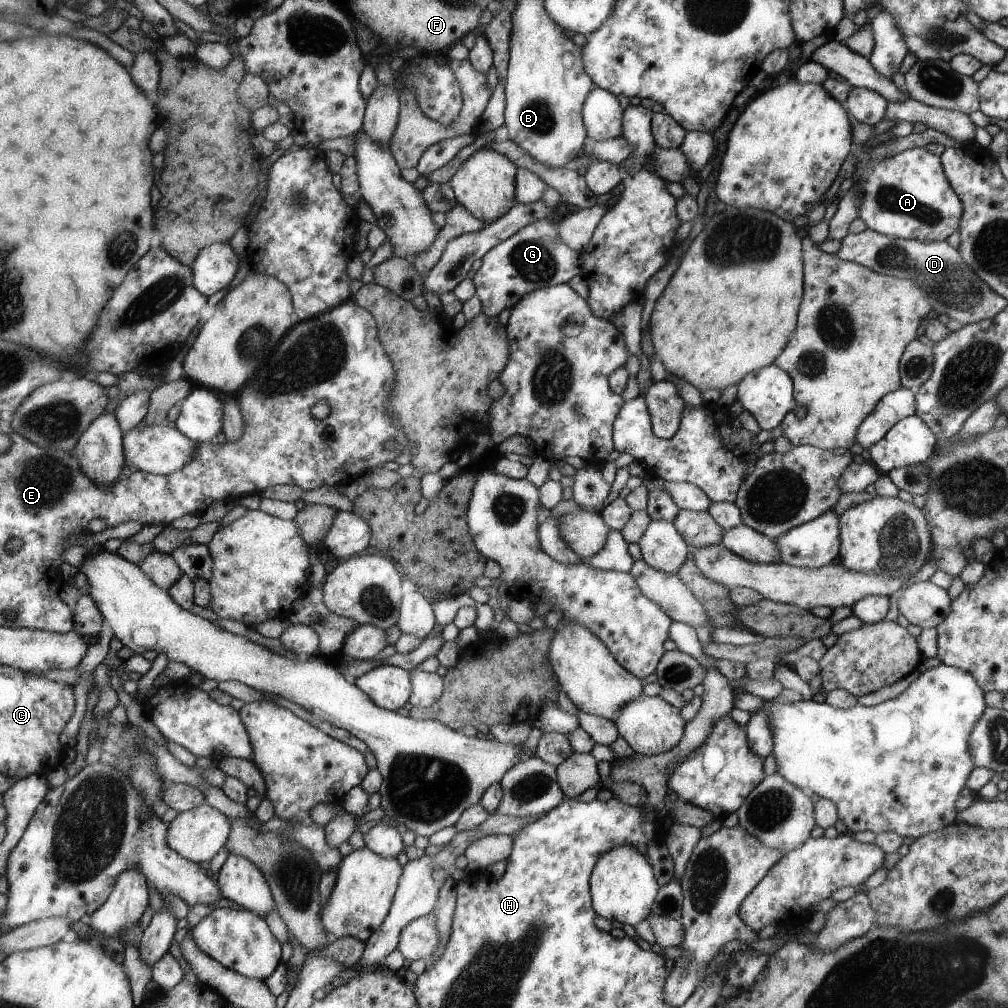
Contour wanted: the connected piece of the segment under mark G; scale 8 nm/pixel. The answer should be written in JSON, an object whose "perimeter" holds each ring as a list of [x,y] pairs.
{"perimeter":[[[547,218],[519,228],[481,258],[481,266],[472,279],[481,311],[487,316],[497,317],[504,308],[514,307],[524,295],[537,288],[554,286],[559,282],[567,283],[573,274],[579,272],[580,263],[577,258],[577,251],[573,252],[573,249],[567,248],[559,240],[558,232],[547,222]]]}

